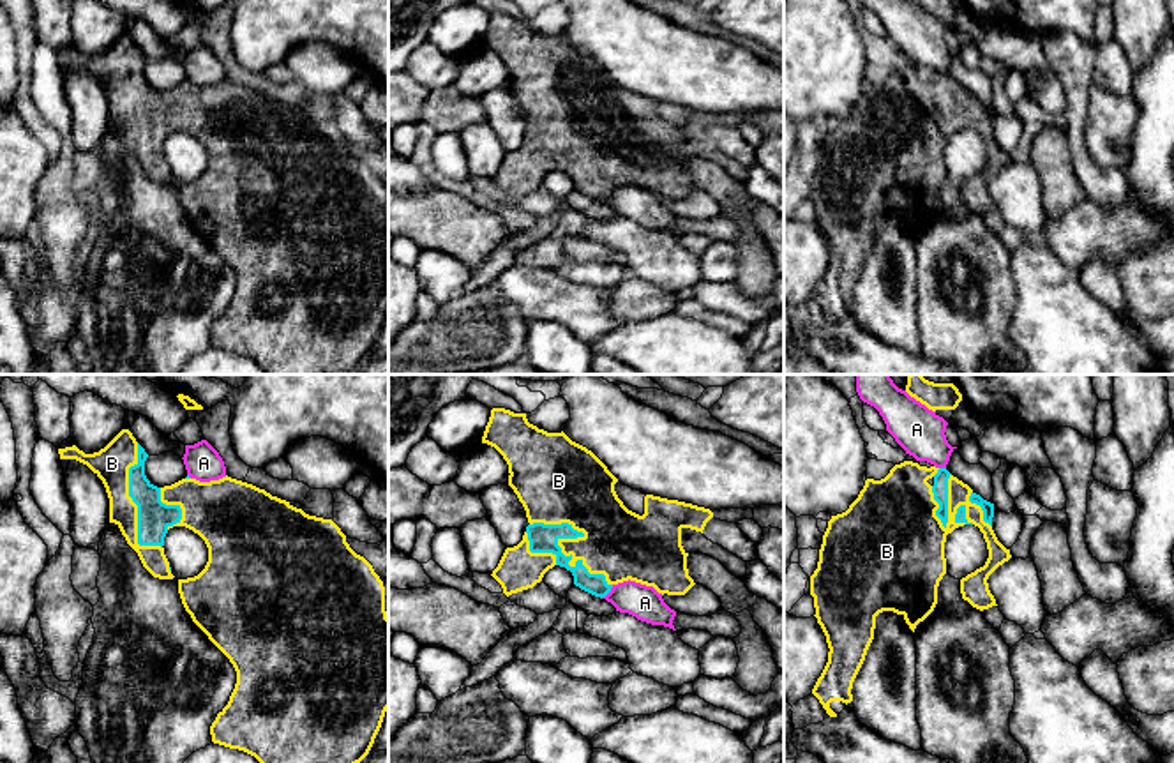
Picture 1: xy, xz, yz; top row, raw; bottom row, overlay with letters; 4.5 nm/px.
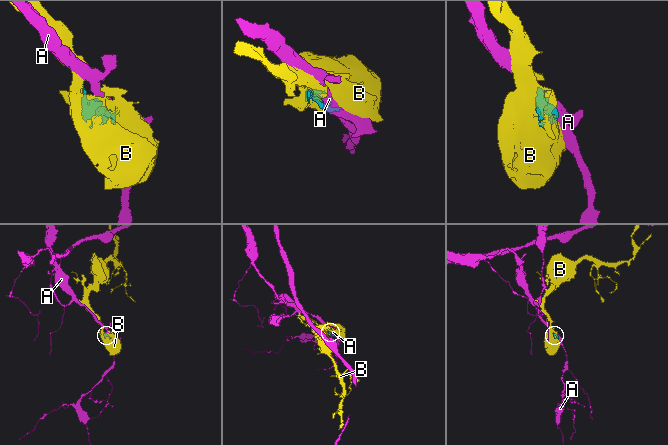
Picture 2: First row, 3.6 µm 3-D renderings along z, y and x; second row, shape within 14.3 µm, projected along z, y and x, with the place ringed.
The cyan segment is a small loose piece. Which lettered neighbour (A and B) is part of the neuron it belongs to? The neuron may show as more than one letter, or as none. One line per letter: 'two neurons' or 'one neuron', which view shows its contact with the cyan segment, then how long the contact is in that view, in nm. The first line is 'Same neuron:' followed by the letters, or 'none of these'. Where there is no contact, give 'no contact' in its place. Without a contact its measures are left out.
Same neuron: B
A: two neurons; meets cyan in xz; contact 90 nm long
B: one neuron; meets cyan in xz; contact 480 nm long

